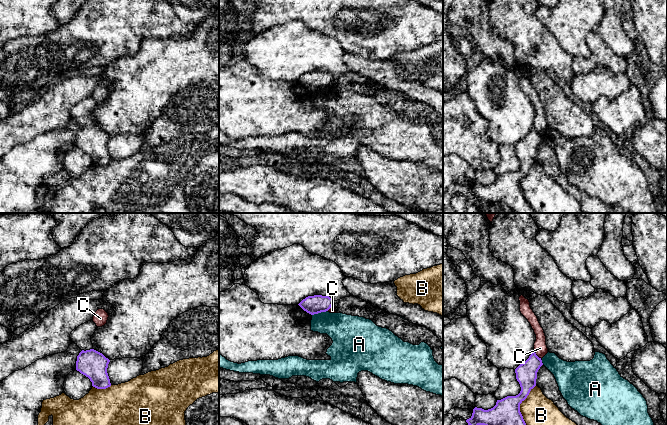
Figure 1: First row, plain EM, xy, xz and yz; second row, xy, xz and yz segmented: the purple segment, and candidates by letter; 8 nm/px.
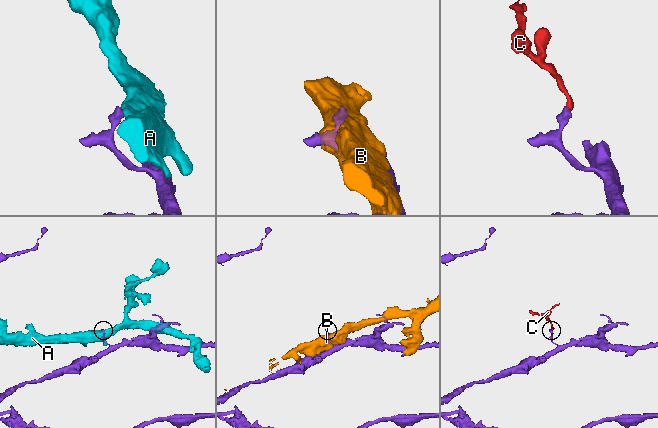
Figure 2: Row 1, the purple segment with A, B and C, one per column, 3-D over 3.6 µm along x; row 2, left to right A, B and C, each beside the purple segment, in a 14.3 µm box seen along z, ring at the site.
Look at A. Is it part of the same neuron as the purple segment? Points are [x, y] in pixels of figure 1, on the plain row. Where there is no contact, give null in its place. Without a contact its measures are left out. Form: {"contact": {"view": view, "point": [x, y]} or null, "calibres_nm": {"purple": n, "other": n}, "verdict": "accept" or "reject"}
{"contact": {"view": "xz", "point": [319, 88]}, "calibres_nm": {"purple": 150, "other": 260}, "verdict": "reject"}

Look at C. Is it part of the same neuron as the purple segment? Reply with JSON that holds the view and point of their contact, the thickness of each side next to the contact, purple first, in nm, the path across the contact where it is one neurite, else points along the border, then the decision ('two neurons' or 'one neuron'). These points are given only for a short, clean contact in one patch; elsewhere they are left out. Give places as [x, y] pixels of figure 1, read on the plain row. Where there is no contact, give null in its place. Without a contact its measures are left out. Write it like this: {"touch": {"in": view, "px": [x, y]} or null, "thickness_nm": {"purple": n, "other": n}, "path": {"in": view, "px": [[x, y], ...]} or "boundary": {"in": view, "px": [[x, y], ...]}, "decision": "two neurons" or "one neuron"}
{"touch": {"in": "yz", "px": [536, 131]}, "thickness_nm": {"purple": 180, "other": 110}, "boundary": {"in": "yz", "px": [[534, 127], [541, 134]]}, "decision": "two neurons"}

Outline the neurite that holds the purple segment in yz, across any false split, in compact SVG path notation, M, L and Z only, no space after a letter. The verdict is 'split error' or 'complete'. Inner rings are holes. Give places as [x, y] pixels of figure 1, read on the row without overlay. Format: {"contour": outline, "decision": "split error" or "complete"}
{"contour": "M532 128L529 134L515 145L516 155L521 163L520 169L497 176L496 181L488 186L475 183L472 192L466 196L468 201L475 206L478 201L484 201L488 204L505 204L516 213L535 213L523 195L520 180L536 162L537 148L542 141L541 134Z", "decision": "complete"}

